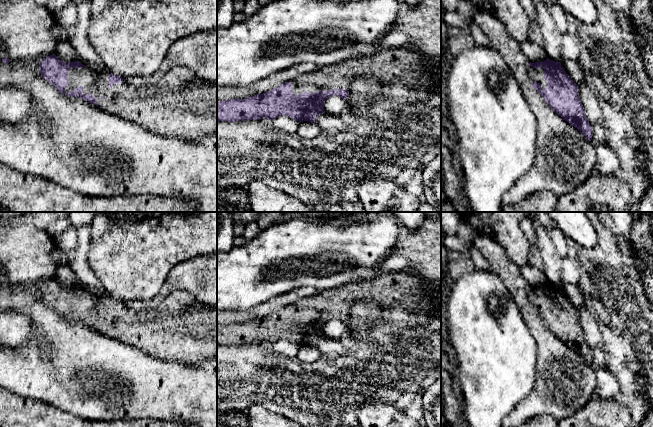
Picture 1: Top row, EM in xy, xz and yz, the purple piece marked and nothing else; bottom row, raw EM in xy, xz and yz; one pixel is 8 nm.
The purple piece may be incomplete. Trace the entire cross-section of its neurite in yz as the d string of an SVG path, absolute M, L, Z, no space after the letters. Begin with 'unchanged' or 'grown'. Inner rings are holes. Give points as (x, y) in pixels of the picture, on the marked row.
grown; M548 58L543 62L529 62L527 72L532 86L540 93L552 110L591 141L592 128L578 95L578 85L568 76L561 63Z

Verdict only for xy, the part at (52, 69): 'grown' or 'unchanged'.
grown

